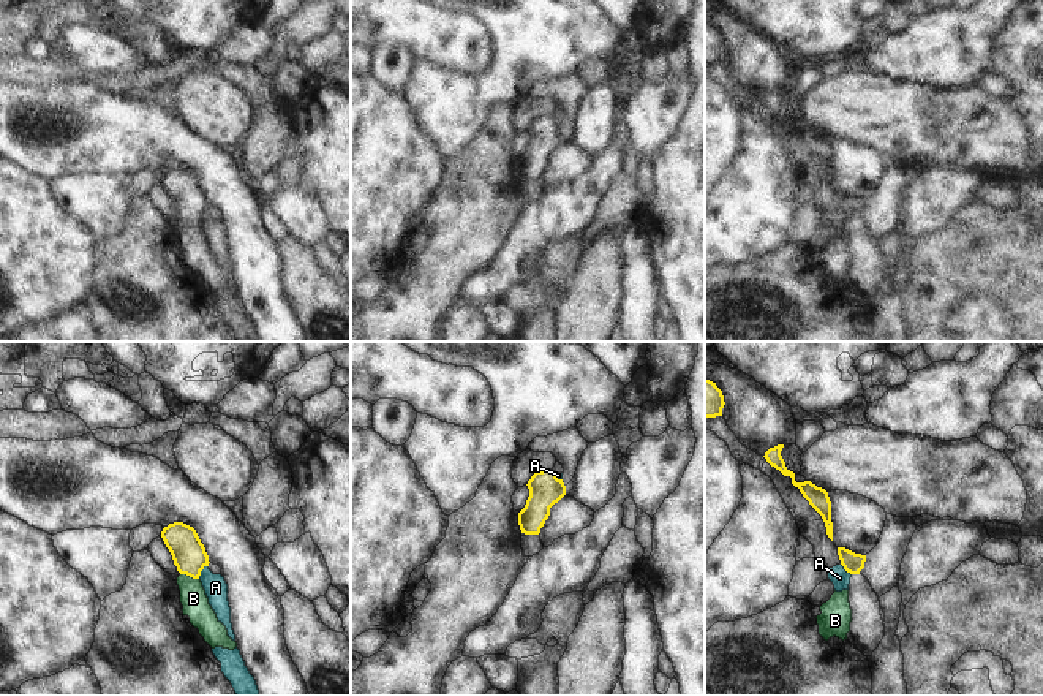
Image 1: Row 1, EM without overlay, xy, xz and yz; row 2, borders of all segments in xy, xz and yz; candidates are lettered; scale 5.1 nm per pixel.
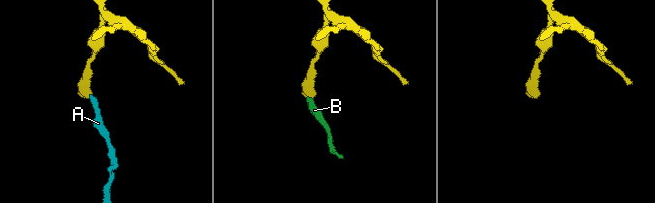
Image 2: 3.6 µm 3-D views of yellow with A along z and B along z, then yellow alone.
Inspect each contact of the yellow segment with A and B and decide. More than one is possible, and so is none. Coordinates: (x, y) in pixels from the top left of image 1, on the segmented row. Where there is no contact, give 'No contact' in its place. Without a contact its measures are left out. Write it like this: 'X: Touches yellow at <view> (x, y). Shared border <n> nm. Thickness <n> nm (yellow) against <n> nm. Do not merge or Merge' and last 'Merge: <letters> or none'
A: Touches yellow at xy (201, 570). Shared border 90 nm. Thickness 170 nm (yellow) against 120 nm. Do not merge
B: Touches yellow at xy (190, 576). Shared border 100 nm. Thickness 170 nm (yellow) against 140 nm. Merge
Merge: B

